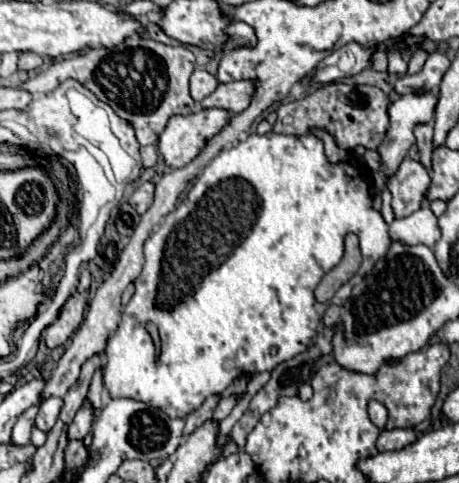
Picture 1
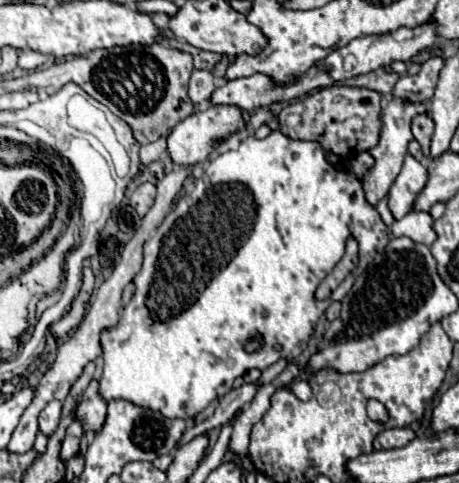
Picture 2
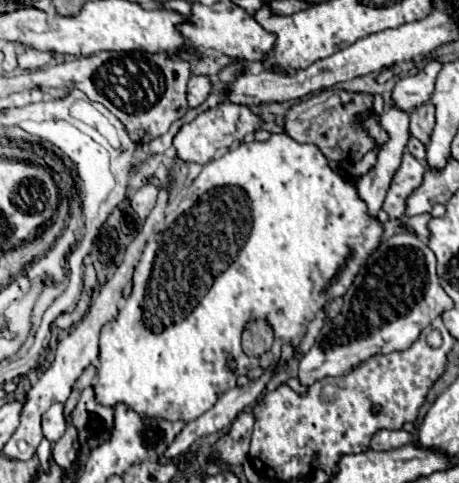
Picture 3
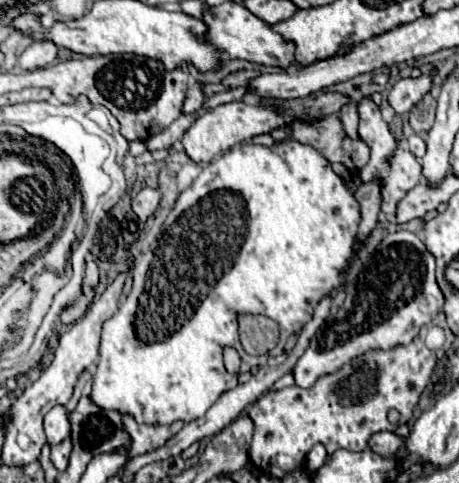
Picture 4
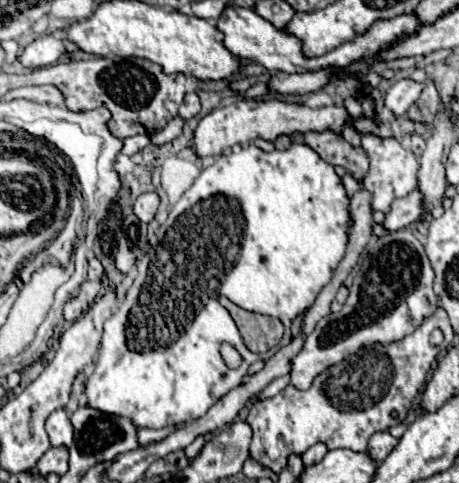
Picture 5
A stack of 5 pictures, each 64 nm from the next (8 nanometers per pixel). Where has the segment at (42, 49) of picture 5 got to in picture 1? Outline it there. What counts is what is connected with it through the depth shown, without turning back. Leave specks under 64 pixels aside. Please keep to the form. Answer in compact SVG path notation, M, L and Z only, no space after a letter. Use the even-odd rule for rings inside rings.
M22 52L22 54L20 54L20 60L18 60L18 70L30 72L30 70L40 68L42 62L44 62L44 60L42 60L40 54L34 54L34 52Z

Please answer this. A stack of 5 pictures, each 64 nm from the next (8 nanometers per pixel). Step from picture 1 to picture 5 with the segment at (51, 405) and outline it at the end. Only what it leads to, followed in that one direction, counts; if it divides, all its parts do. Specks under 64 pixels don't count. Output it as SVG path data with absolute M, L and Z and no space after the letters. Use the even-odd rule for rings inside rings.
M56 410L48 416L46 420L46 432L50 436L52 446L64 446L70 448L74 442L74 428L70 418L66 416L64 410Z

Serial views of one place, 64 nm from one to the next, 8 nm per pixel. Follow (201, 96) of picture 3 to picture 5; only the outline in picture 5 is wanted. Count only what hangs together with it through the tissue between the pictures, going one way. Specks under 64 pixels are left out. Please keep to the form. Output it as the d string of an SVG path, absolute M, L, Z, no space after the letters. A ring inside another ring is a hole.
M196 92L186 94L186 98L184 98L178 114L180 114L184 120L190 120L190 118L194 118L198 112L200 112L200 100L198 100Z

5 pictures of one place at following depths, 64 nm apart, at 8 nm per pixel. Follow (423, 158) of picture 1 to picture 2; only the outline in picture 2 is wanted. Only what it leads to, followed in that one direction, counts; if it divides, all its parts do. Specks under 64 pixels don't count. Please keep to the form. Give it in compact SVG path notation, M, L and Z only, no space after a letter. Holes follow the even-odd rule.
M428 114L414 116L414 120L412 120L412 134L420 142L420 146L424 150L424 156L428 156L432 132L434 132L434 120L432 120L432 116L428 116Z

